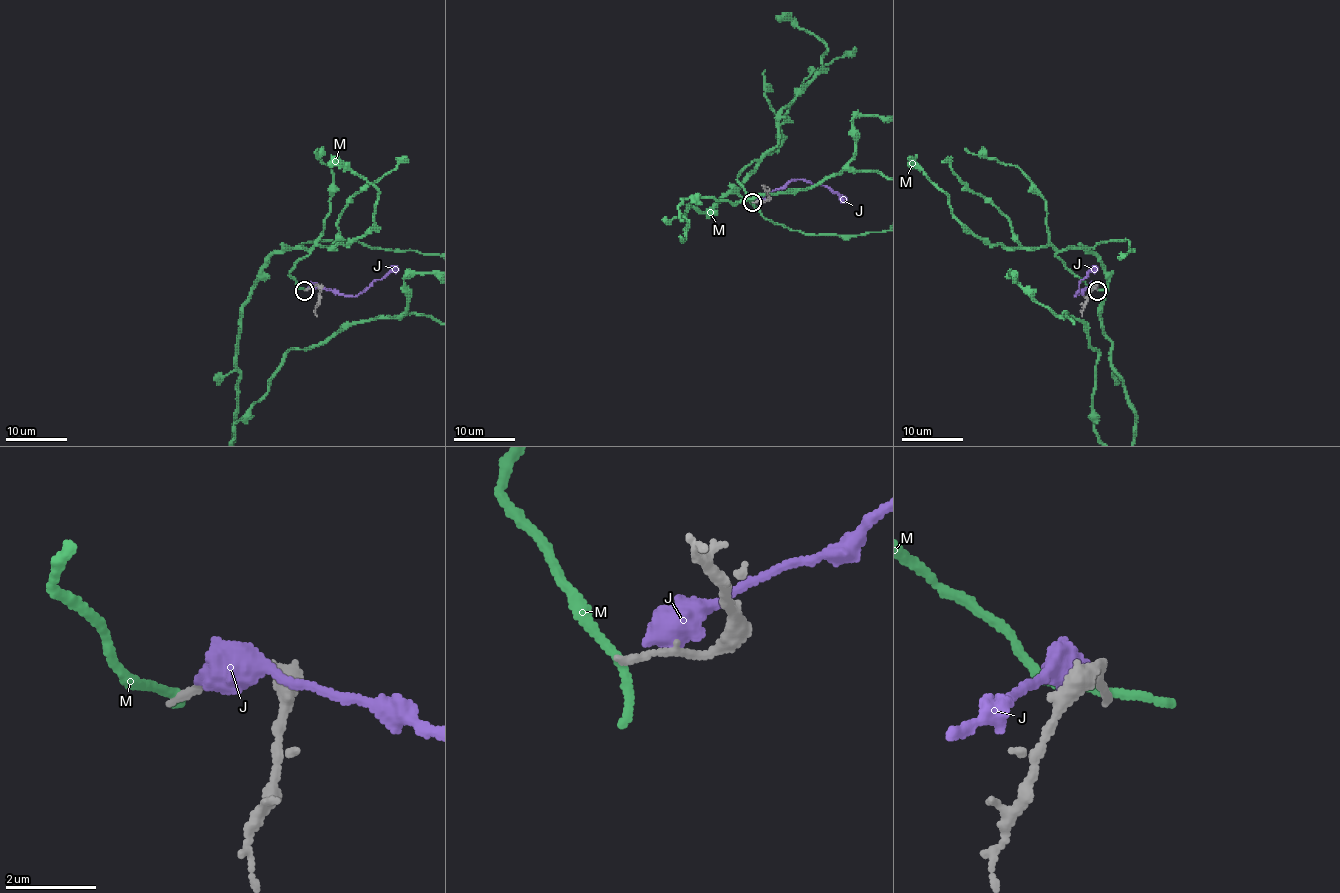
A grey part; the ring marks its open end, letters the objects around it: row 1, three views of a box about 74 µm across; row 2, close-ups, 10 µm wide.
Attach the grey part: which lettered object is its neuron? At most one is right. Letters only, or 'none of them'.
none of them

